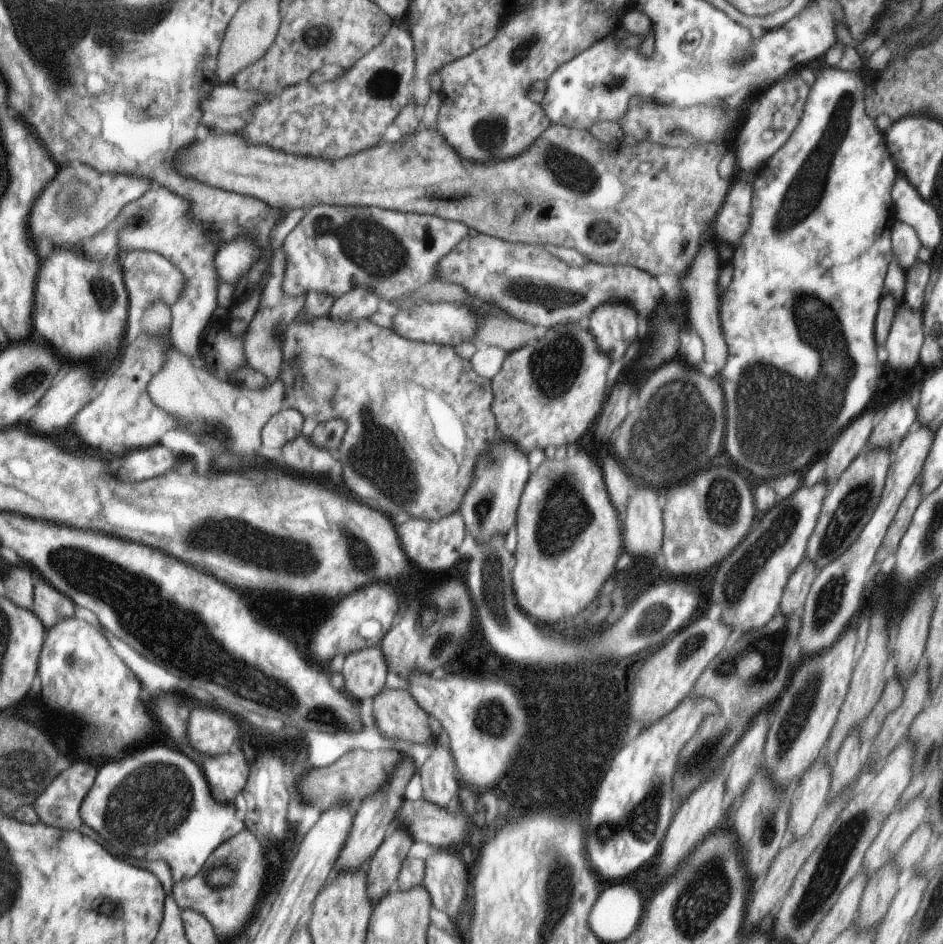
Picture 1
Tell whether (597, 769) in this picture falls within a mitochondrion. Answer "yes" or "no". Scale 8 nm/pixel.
no

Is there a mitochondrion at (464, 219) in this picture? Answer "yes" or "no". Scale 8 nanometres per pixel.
no

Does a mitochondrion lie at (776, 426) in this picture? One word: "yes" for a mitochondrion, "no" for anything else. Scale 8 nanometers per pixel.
yes

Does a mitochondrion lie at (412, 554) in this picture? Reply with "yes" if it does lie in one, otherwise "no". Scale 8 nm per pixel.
no

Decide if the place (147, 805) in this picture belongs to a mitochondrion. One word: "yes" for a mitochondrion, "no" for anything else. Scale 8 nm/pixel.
yes

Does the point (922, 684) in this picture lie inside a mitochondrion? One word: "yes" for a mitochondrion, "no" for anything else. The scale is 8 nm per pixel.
no

